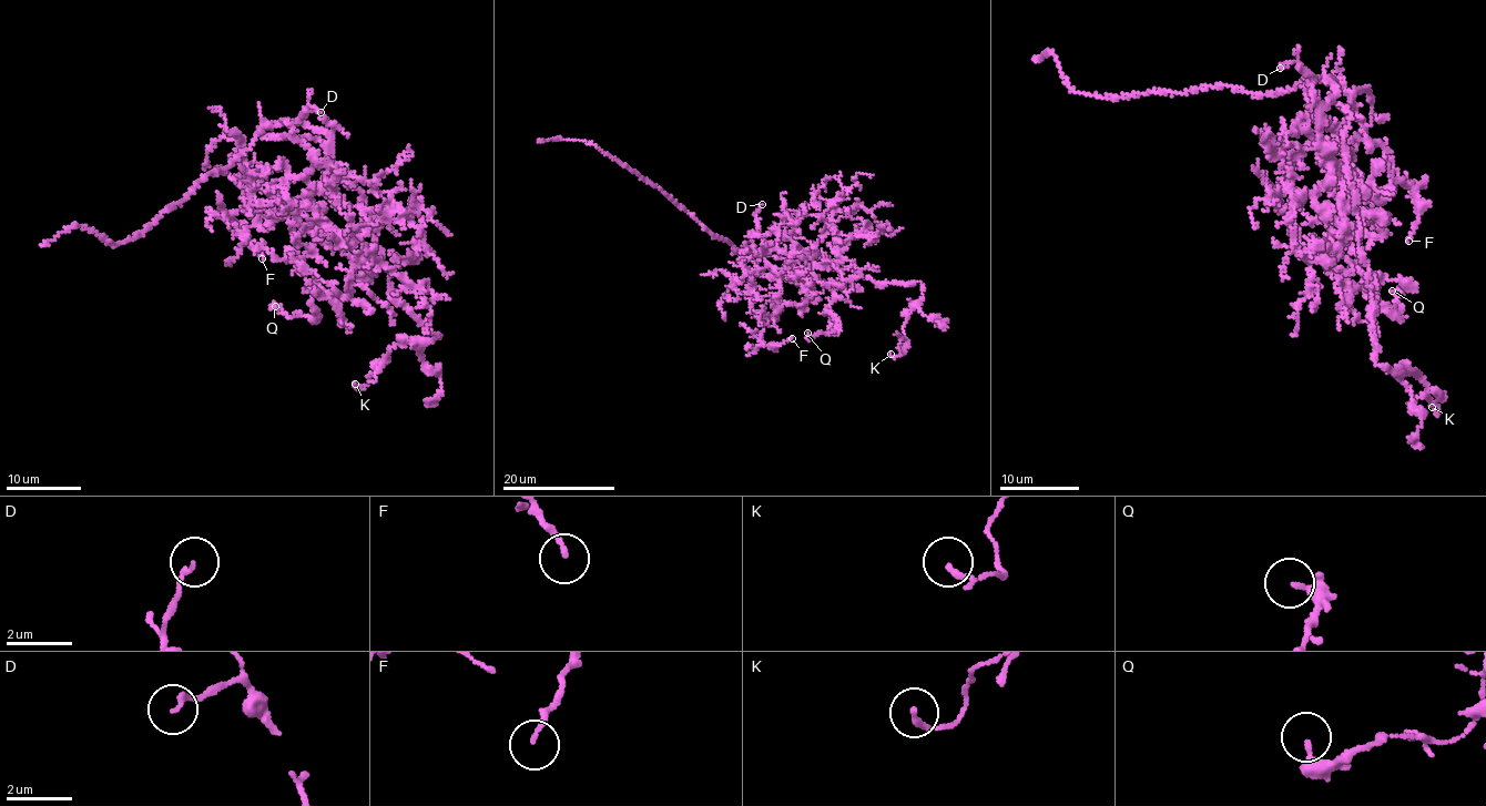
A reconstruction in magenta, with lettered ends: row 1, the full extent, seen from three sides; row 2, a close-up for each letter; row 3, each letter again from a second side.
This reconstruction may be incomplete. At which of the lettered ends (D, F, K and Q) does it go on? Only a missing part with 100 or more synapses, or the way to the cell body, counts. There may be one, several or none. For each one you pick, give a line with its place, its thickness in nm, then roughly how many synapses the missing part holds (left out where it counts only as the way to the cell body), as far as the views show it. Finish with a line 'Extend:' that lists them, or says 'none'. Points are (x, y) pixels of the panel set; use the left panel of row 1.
Extend: none

